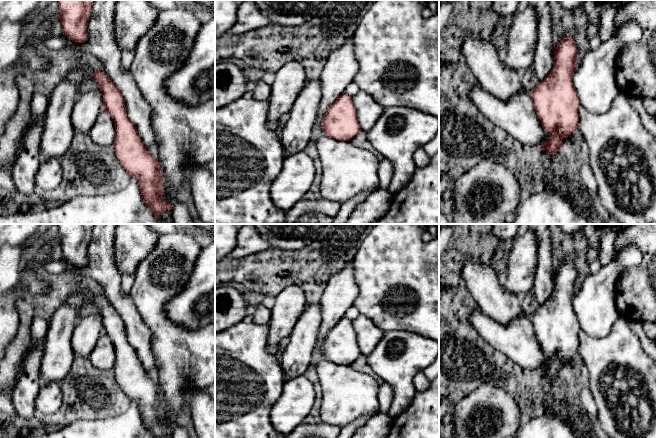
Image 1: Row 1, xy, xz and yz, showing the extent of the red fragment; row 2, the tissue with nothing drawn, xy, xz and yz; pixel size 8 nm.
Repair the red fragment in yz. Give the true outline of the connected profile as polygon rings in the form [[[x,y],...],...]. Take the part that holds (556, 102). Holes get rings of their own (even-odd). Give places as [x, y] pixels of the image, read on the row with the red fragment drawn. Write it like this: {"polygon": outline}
{"polygon": [[[565,36],[554,48],[554,67],[530,92],[535,112],[543,129],[551,137],[540,146],[555,155],[564,145],[563,139],[578,128],[580,101],[572,77],[577,67],[575,40]]]}

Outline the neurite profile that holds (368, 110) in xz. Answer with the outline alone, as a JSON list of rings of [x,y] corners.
[[[360,91],[352,97],[361,130],[368,132],[381,117],[384,107],[367,93]]]

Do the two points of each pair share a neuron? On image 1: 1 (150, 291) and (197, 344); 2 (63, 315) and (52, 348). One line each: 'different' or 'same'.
1: same
2: same

